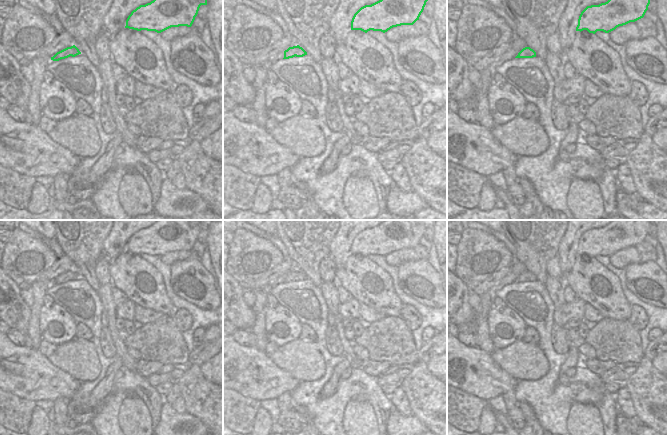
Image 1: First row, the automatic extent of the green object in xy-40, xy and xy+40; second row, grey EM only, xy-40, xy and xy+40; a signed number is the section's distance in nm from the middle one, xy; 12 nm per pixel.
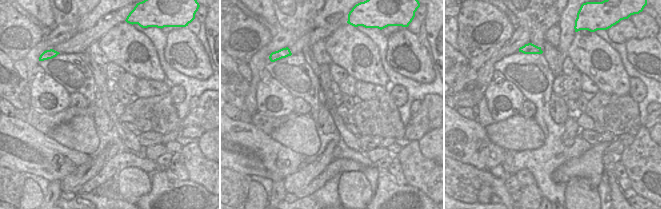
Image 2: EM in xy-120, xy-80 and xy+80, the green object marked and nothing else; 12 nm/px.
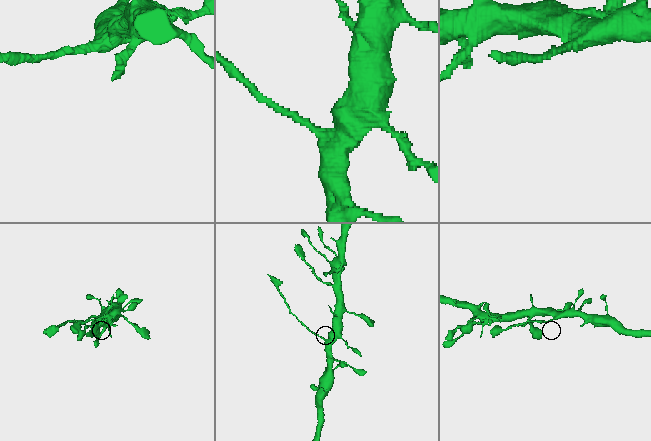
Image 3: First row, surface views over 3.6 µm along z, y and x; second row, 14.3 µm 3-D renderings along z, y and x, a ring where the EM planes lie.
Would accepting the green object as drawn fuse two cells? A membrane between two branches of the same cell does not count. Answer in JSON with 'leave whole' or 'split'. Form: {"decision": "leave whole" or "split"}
{"decision": "split"}

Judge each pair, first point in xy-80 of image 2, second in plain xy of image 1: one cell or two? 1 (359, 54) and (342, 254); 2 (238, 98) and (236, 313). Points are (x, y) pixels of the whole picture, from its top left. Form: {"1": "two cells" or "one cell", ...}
{"1": "two cells", "2": "one cell"}

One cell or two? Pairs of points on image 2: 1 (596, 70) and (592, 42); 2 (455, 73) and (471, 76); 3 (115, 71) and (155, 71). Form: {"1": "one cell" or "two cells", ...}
{"1": "one cell", "2": "two cells", "3": "two cells"}

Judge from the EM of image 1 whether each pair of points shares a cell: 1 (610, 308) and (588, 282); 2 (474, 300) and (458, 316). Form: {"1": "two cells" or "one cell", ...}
{"1": "one cell", "2": "two cells"}

